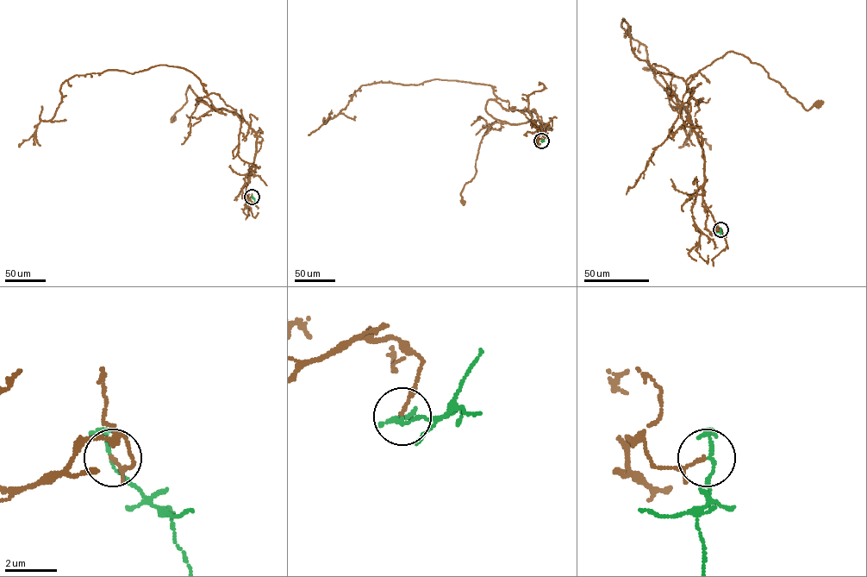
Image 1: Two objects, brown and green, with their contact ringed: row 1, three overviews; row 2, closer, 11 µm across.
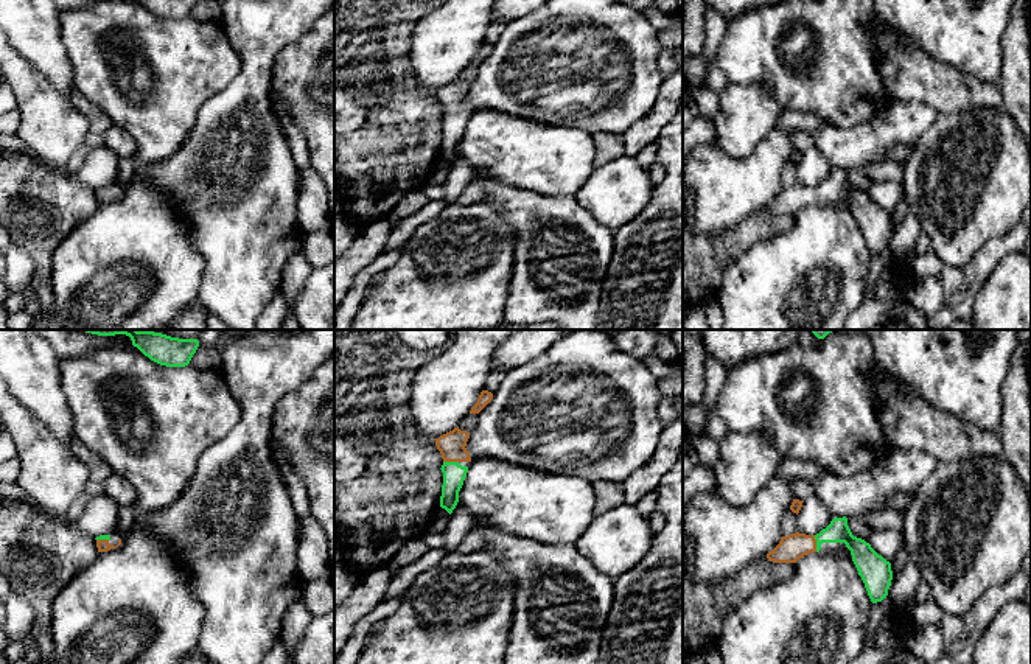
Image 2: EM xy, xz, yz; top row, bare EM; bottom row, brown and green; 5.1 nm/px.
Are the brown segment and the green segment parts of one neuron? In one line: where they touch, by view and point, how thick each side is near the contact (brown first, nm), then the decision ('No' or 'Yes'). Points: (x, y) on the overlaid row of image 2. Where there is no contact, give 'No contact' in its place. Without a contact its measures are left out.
Touches brown at yz (815, 543). Thickness 140 nm (brown) against 120 nm. Yes

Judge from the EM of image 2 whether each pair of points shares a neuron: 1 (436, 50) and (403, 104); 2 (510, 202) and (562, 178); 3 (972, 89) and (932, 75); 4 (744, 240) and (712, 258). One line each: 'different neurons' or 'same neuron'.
1: different neurons
2: different neurons
3: same neuron
4: same neuron

